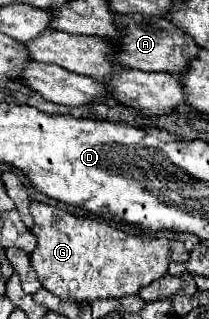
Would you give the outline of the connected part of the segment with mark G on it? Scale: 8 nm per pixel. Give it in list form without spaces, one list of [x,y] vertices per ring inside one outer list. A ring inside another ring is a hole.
[[[32,203],[30,213],[34,217],[32,233],[38,239],[30,263],[42,287],[64,301],[94,303],[96,299],[138,295],[142,287],[164,277],[172,261],[184,263],[190,257],[184,243],[176,239],[130,235],[100,219],[74,217],[64,209],[44,203]]]

